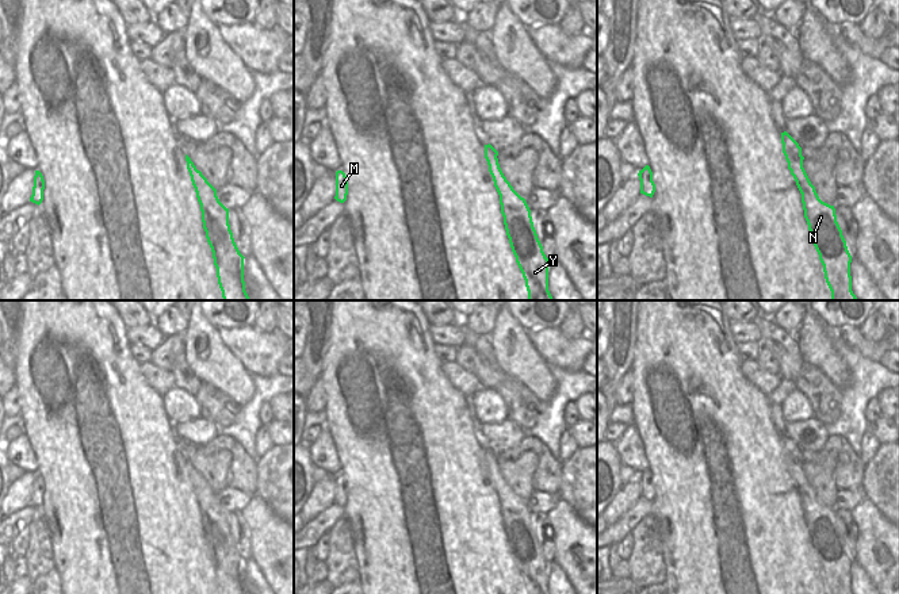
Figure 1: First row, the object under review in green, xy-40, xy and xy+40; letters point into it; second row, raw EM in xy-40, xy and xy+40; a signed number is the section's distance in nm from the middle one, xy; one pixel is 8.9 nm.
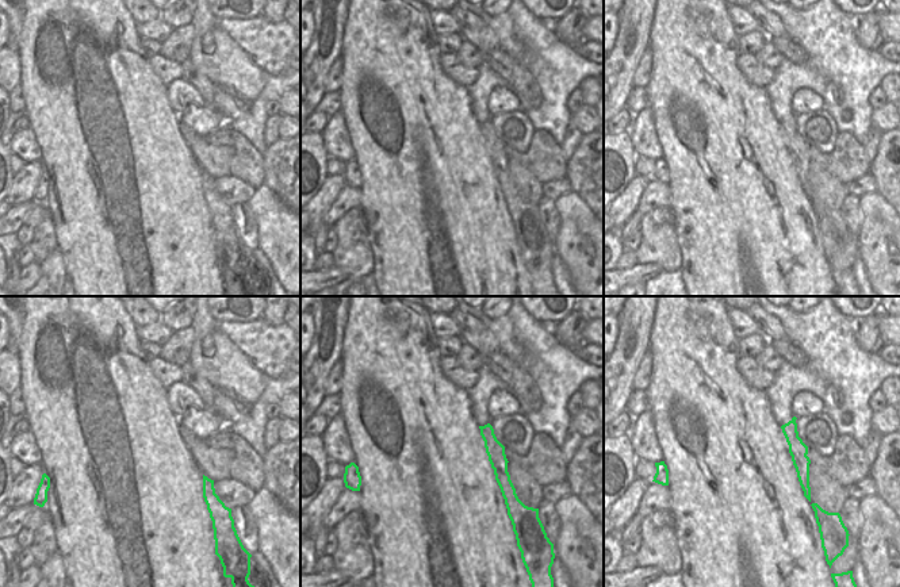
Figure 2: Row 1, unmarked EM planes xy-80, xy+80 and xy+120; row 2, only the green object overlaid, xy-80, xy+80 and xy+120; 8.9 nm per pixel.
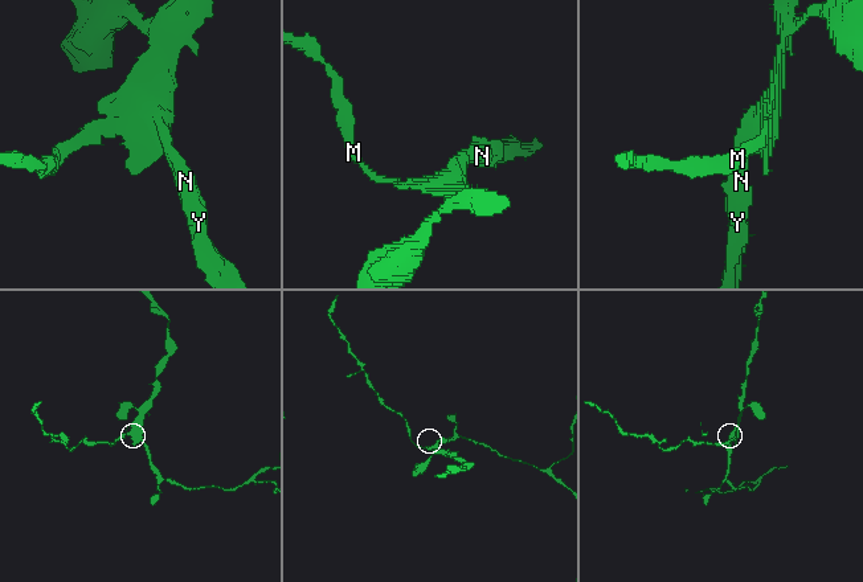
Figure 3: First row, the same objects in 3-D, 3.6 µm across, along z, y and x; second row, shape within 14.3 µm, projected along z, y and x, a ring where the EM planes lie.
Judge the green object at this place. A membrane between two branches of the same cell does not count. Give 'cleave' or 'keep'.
cleave

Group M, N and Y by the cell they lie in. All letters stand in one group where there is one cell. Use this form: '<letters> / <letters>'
M / N Y

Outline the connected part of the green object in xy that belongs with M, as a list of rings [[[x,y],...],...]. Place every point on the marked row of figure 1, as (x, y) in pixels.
[[[343,170],[336,172],[336,196],[334,199],[340,203],[347,200],[348,195],[348,180]]]

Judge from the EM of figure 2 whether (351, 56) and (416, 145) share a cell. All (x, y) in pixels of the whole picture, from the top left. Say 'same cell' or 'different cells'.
same cell

